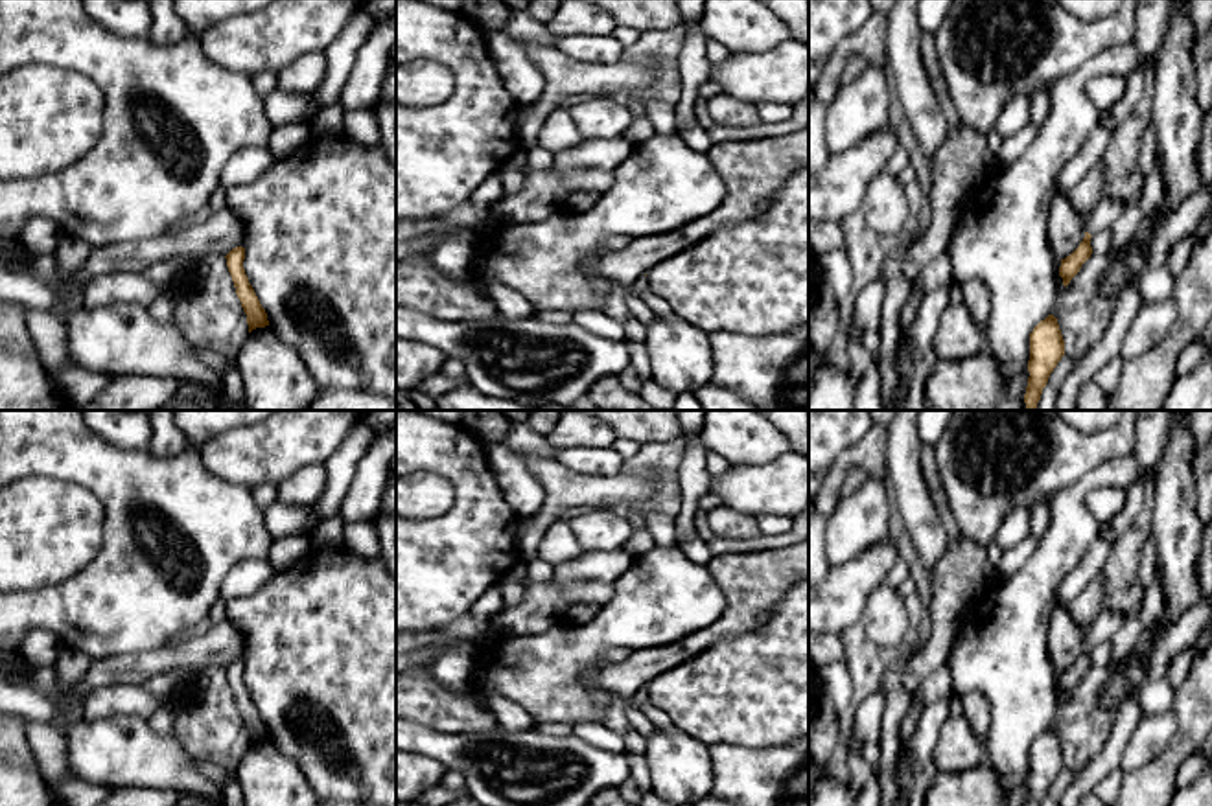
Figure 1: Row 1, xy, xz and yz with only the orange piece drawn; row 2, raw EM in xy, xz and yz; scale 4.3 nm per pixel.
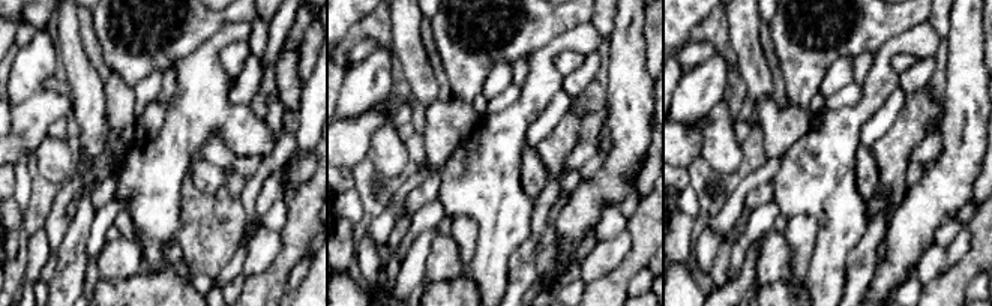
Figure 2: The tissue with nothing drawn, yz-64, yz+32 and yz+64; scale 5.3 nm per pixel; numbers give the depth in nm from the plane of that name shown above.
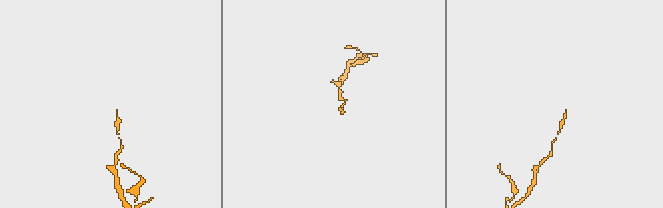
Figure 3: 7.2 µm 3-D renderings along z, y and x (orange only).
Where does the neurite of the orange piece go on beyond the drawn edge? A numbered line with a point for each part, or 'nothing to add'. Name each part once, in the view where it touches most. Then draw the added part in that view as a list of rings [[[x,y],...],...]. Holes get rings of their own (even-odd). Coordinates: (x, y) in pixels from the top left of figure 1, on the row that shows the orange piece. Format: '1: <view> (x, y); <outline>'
nothing to add

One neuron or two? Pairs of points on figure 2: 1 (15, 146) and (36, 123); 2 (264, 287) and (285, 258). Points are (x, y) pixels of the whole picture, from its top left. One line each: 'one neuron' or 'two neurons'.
1: one neuron
2: one neuron

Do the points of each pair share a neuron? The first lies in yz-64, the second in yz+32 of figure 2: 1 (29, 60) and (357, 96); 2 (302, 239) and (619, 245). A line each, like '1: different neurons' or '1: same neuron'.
1: same neuron
2: different neurons

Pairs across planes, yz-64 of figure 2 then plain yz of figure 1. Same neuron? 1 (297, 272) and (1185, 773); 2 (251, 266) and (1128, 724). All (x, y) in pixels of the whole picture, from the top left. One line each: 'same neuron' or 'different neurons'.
1: same neuron
2: different neurons

